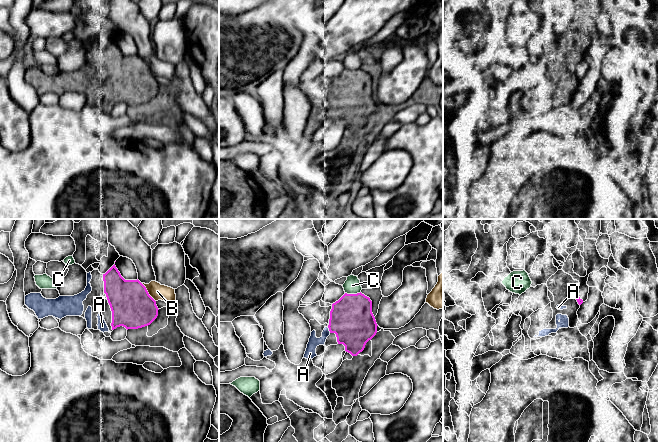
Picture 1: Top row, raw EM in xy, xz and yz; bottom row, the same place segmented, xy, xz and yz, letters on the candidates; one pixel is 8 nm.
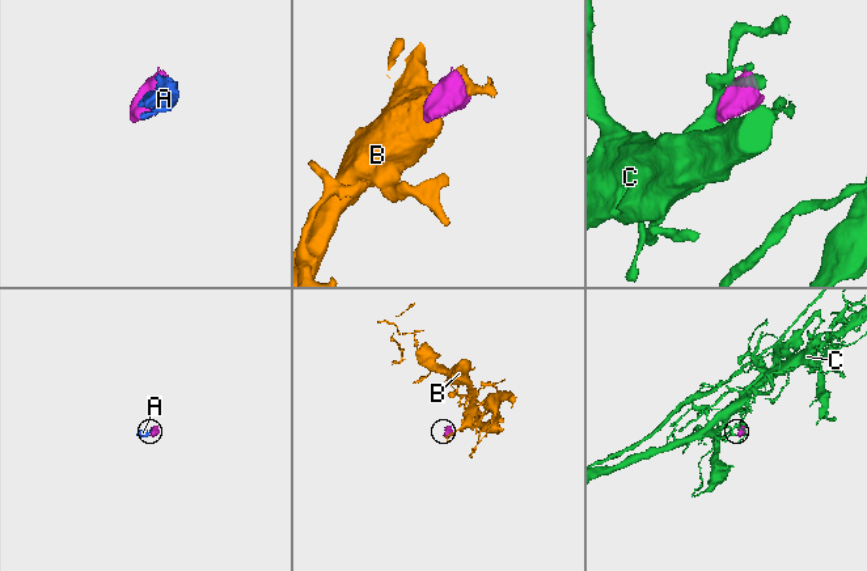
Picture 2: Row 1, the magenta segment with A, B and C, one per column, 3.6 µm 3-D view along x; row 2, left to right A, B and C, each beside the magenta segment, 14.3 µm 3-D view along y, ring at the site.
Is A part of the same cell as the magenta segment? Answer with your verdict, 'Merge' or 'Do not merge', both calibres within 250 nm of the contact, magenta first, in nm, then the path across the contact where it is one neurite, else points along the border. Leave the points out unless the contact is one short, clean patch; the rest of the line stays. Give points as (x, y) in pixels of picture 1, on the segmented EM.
Merge. Thickness 360 nm (magenta) against 90 nm

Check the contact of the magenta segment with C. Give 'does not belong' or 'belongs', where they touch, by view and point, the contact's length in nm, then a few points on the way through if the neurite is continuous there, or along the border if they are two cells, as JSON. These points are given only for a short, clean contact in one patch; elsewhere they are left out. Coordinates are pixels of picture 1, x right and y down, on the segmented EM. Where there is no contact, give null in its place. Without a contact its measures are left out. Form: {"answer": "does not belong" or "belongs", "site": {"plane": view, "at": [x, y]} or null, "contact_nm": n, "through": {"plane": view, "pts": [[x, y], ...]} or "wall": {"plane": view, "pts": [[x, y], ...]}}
{"answer": "does not belong", "site": {"plane": "xz", "at": [352, 294]}, "contact_nm": 130, "wall": {"plane": "xz", "pts": [[360, 291], [345, 293]]}}

